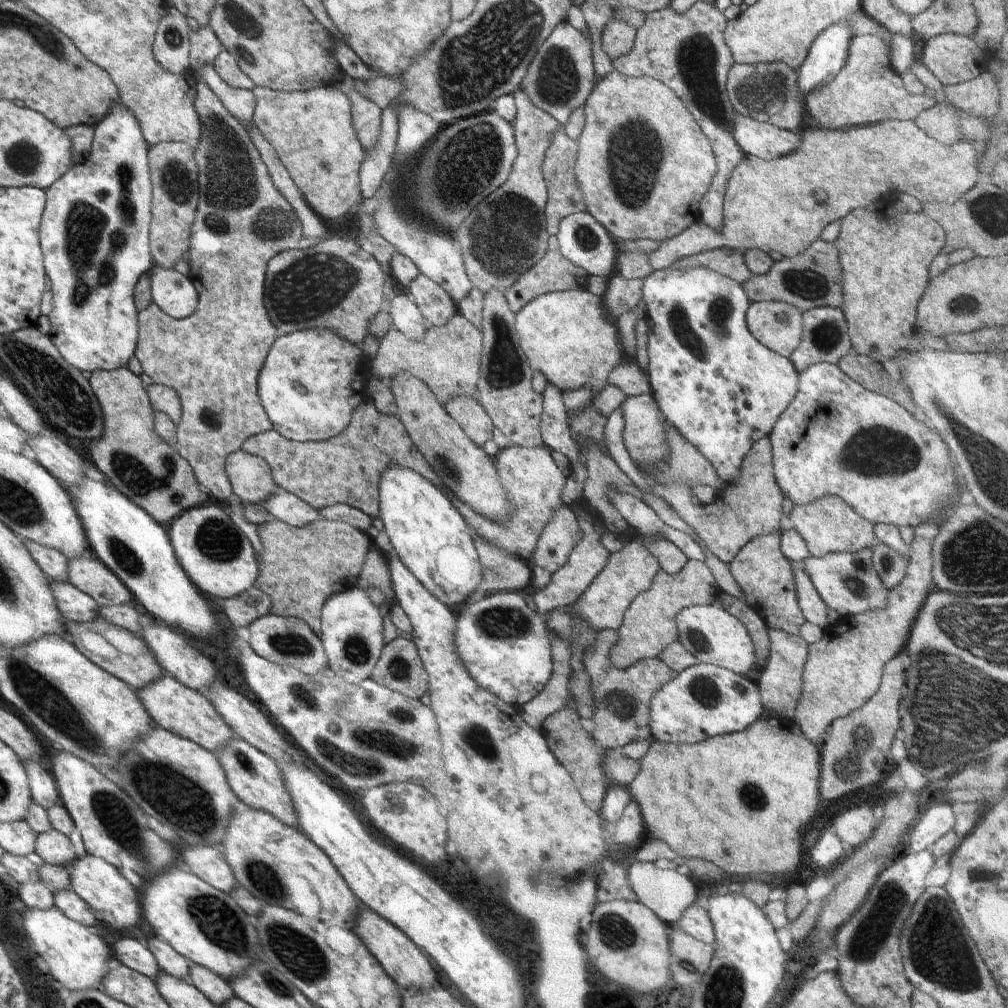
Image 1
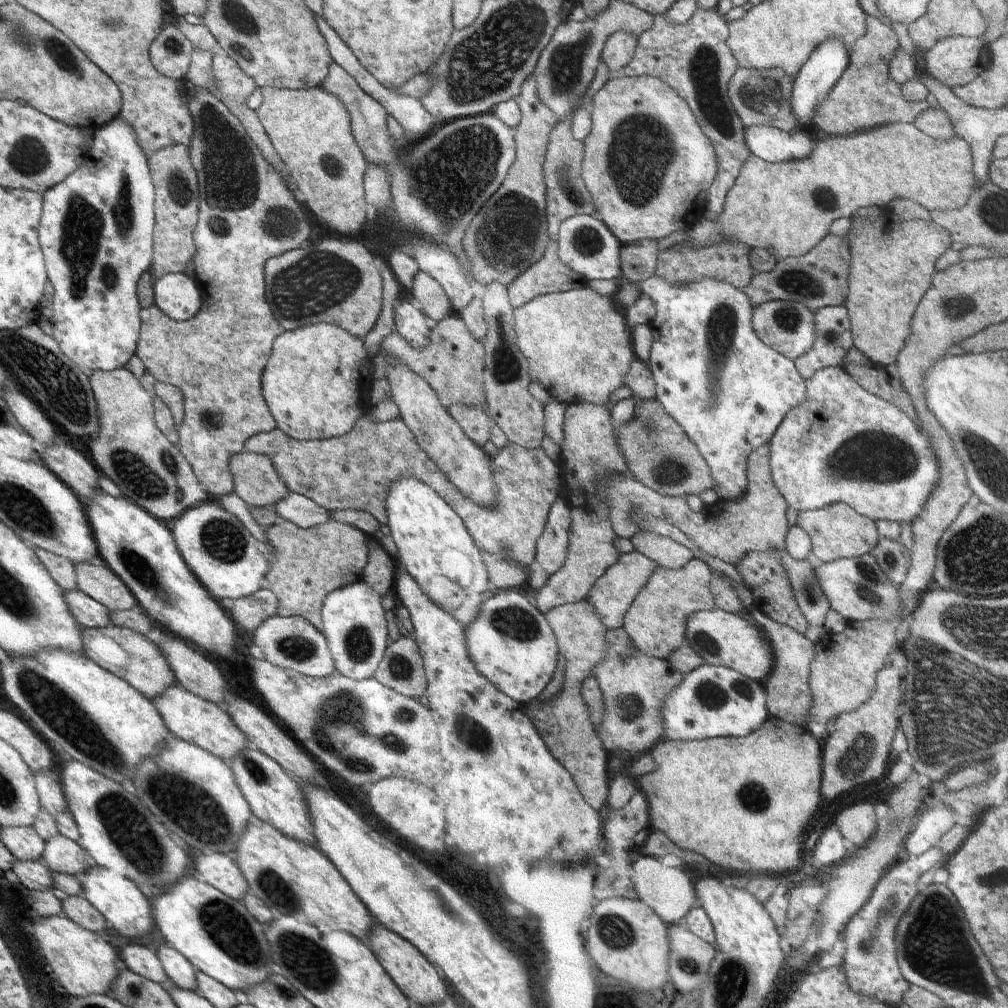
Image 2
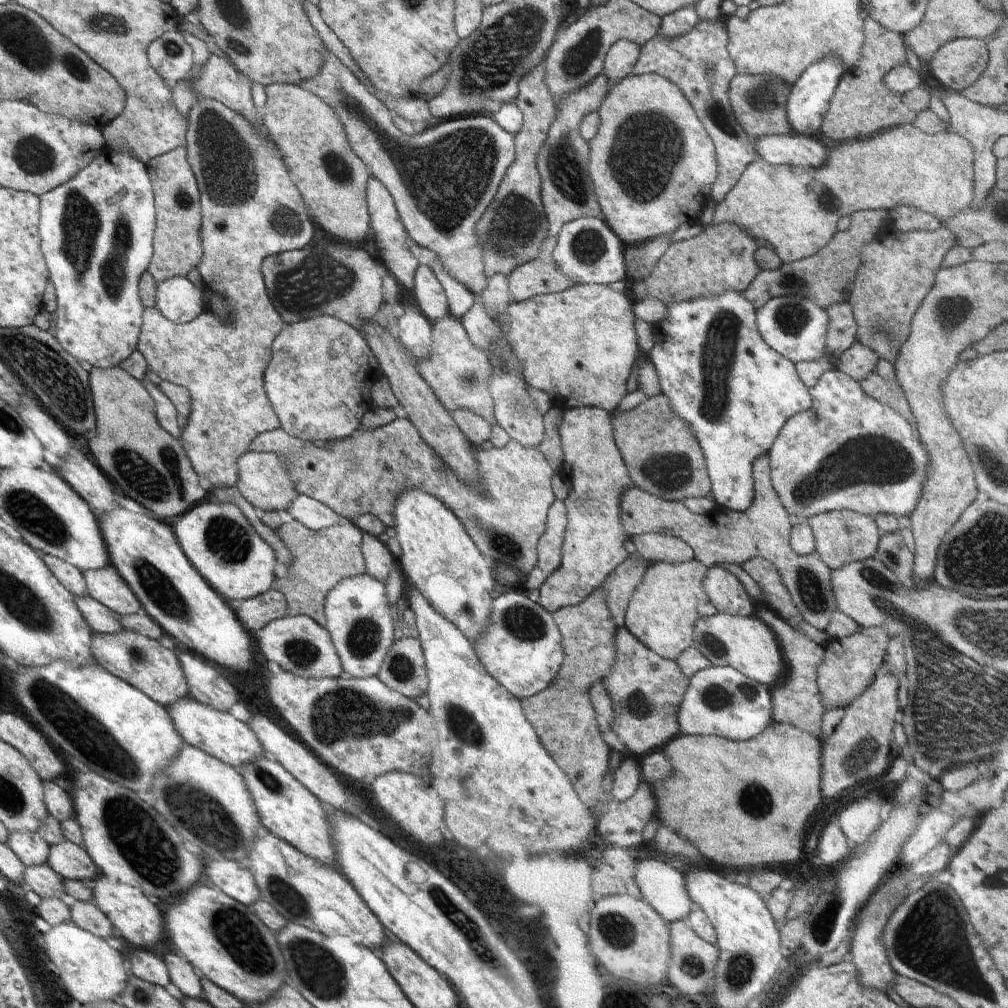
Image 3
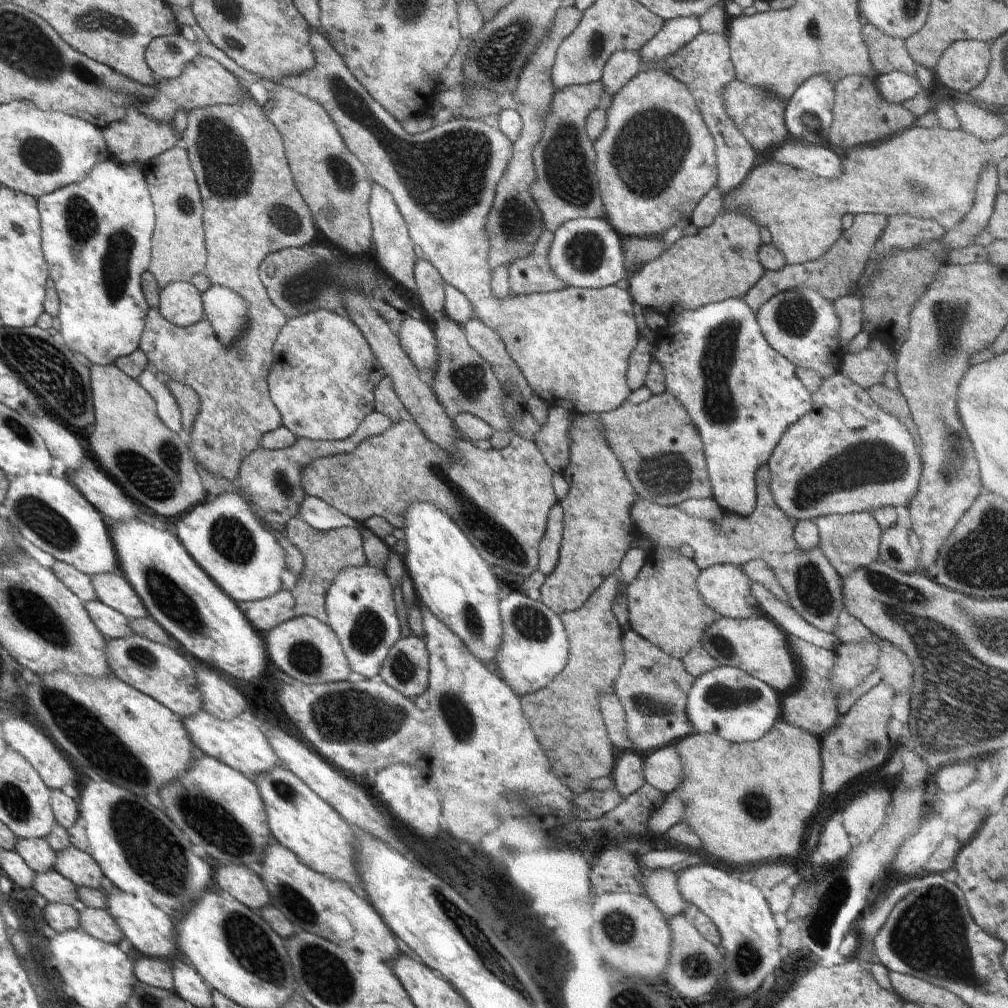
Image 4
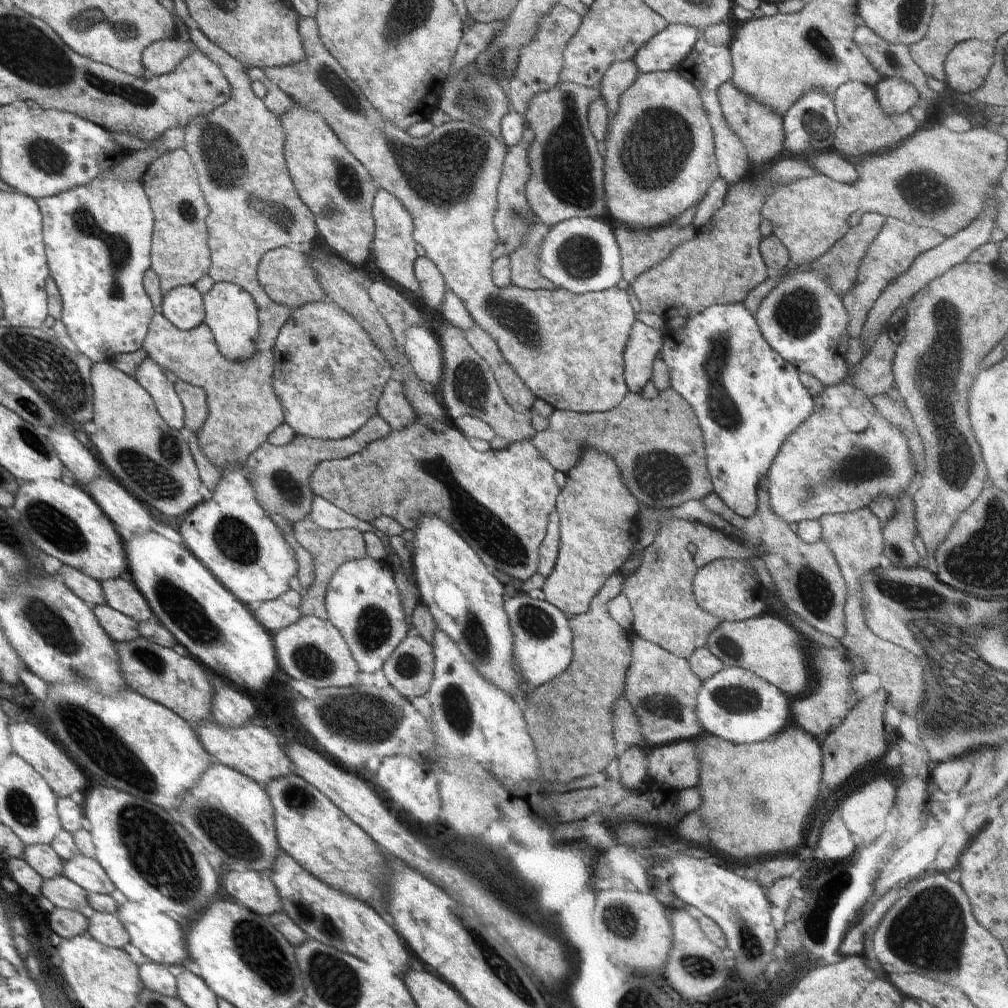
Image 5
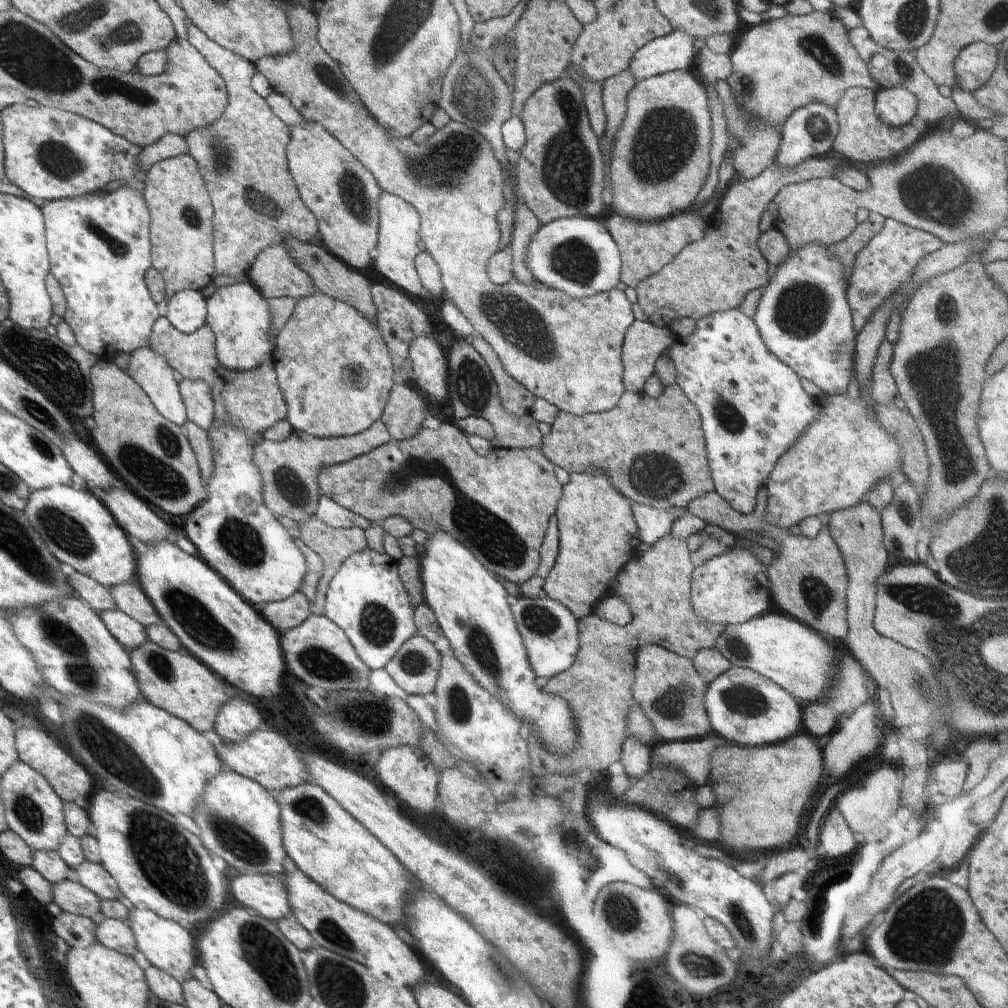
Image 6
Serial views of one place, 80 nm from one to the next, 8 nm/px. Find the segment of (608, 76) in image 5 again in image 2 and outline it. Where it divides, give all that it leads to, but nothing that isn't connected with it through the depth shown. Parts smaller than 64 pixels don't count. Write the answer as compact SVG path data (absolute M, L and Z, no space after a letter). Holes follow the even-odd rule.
M626 31L611 34L601 52L601 60L612 72L621 73L632 60L637 47L637 38Z

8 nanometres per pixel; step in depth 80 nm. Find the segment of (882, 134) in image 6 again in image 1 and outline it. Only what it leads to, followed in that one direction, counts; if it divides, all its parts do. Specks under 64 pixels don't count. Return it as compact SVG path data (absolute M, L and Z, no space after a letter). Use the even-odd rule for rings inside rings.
M866 33L851 38L847 62L832 82L805 98L804 108L816 118L818 126L825 129L847 129L898 119L914 121L924 110L937 107L934 98L911 95L904 89L902 78L891 67L889 46L879 35Z

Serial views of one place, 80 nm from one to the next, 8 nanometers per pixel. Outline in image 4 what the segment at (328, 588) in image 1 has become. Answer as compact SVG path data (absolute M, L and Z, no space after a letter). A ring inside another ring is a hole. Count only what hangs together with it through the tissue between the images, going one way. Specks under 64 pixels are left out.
M295 517L287 521L286 530L282 536L288 538L292 546L296 546L304 558L304 570L302 570L300 578L297 578L294 588L288 590L294 596L295 617L309 615L327 624L325 597L332 586L332 582L334 582L334 578L336 578L336 574L344 568L350 568L350 566L358 568L358 566L367 564L360 530L344 527L329 532L318 532L312 526L308 526L304 520Z

